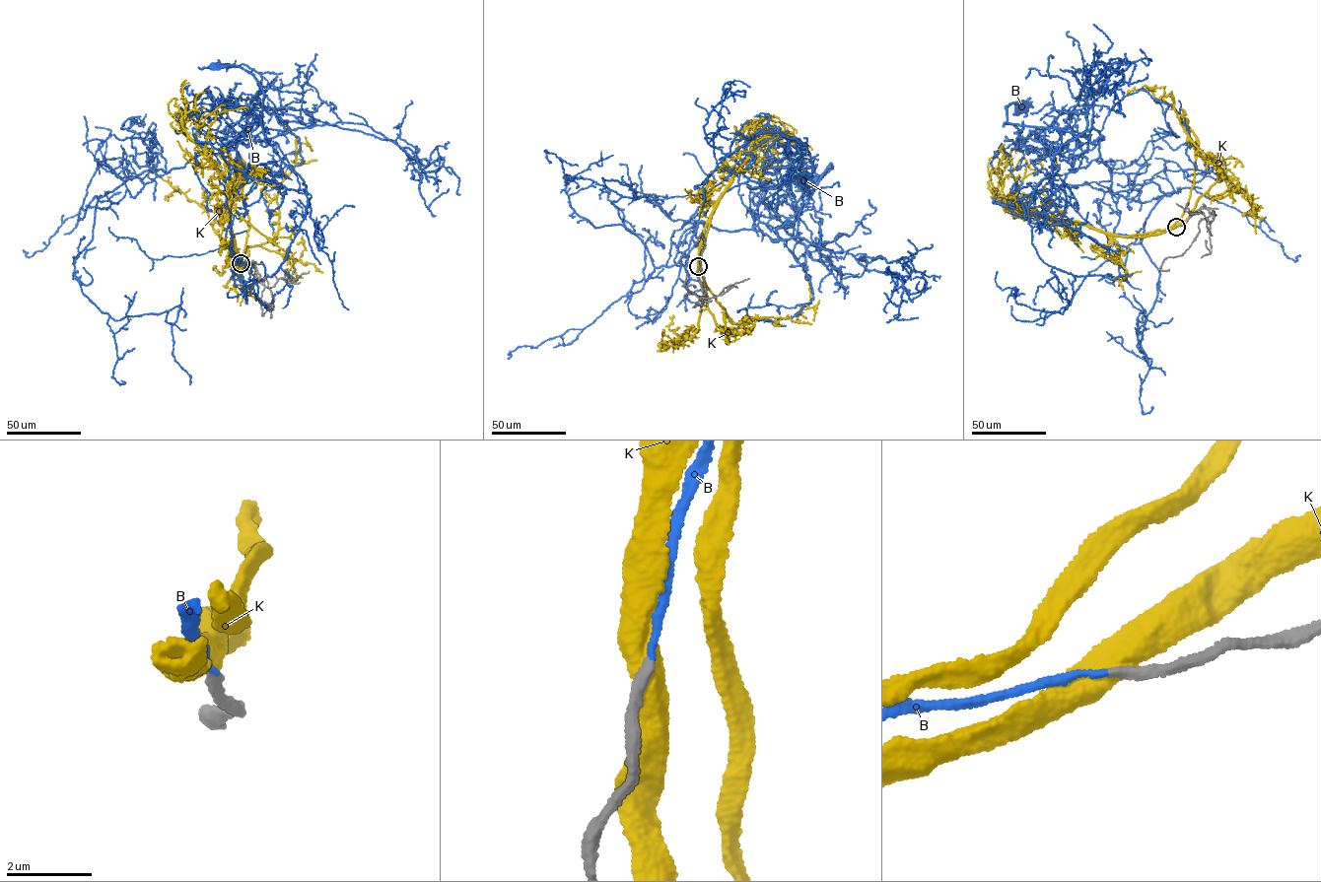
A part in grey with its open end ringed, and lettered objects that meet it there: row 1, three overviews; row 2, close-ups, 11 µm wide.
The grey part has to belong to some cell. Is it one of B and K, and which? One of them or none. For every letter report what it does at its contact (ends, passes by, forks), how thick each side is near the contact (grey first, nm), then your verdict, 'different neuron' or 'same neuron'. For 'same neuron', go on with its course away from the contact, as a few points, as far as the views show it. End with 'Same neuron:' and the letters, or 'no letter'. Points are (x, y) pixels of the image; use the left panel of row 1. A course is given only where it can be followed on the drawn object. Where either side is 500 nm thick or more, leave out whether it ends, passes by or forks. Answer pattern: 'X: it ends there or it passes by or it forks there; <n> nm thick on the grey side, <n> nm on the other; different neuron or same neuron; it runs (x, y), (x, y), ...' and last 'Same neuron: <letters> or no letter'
B: it ends there; 280 nm thick on the grey side, 140 nm on the other; same neuron; it runs (241, 263), (229, 228), (237, 161), (223, 157), (215, 138), (255, 129), (263, 96), (250, 73), (214, 66)
K: 280 nm thick on the grey side, 550 nm on the other; different neuron
Same neuron: B

